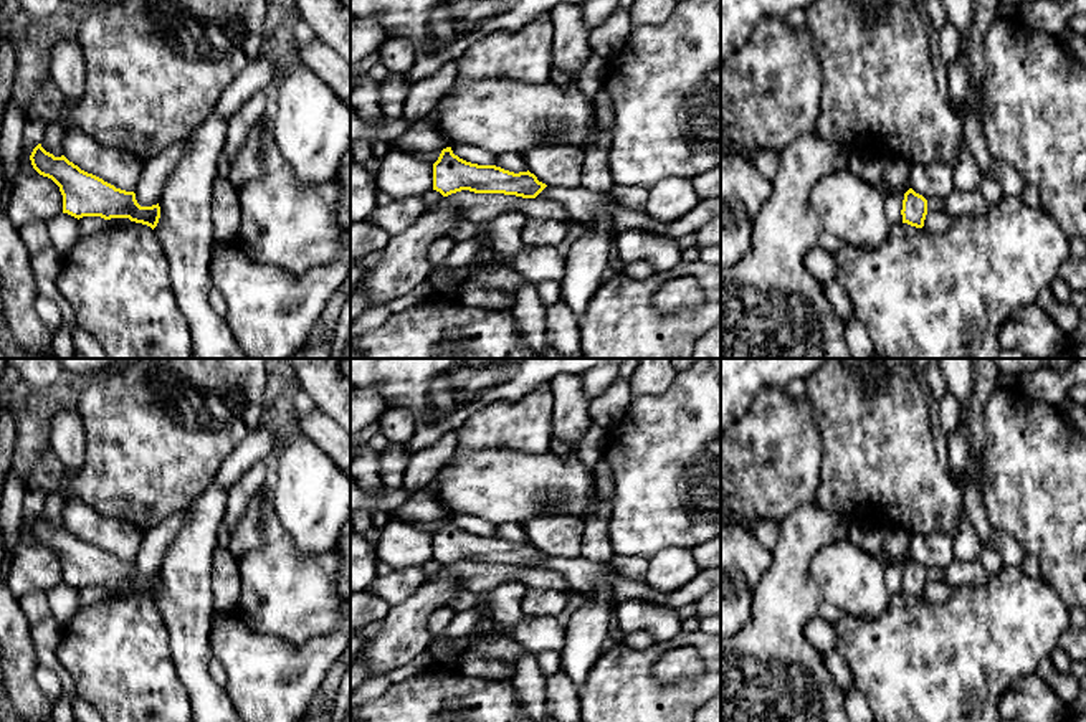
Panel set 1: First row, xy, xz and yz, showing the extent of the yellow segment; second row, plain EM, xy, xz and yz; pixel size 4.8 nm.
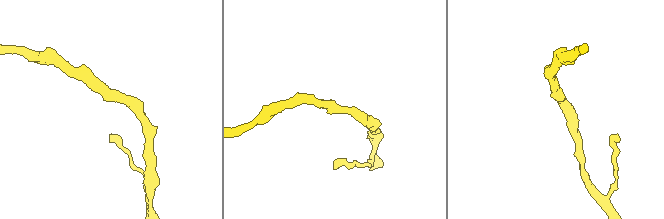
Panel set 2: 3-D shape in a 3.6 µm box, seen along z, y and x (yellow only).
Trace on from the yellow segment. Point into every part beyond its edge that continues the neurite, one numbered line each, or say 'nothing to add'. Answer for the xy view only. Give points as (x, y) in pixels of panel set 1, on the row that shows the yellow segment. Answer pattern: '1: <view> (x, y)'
nothing to add

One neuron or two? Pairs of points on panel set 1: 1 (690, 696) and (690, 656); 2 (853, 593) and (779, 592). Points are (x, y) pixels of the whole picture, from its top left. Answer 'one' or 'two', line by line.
1: two
2: two

